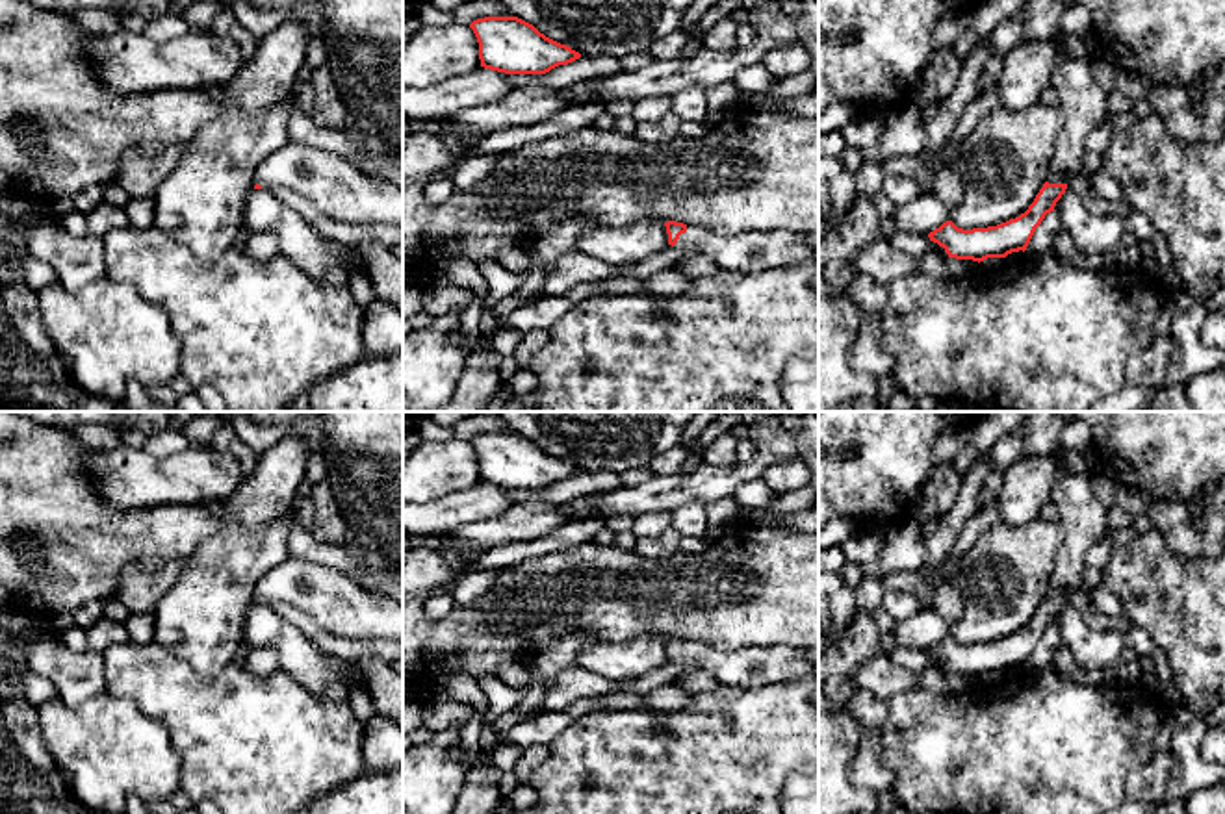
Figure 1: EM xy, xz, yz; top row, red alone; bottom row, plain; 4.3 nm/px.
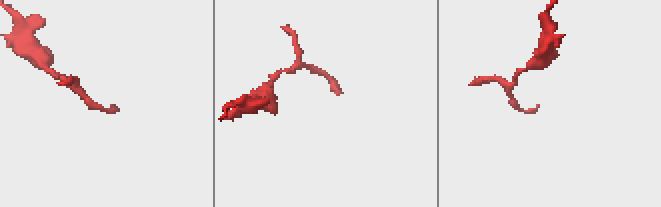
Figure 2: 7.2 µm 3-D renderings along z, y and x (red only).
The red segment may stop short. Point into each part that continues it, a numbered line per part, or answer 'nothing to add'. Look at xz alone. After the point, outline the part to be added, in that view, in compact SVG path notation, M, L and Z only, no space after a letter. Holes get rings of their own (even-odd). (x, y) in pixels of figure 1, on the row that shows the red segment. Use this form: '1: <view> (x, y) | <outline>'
1: xz (750, 253) | M687 224L687 232L679 235L674 247L694 248L698 254L713 258L722 271L739 274L819 261L819 248L811 247L809 234L787 230L744 232L724 237L709 228Z

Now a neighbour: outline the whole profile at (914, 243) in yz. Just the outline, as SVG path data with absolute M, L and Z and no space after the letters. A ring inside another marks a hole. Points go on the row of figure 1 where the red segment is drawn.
M895 230L889 241L913 258L921 258L930 248L930 237L921 232Z

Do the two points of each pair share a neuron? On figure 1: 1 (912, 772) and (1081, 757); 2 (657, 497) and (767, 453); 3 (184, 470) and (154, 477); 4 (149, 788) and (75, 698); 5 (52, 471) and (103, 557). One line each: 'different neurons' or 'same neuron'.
1: same neuron
2: same neuron
3: same neuron
4: different neurons
5: same neuron

